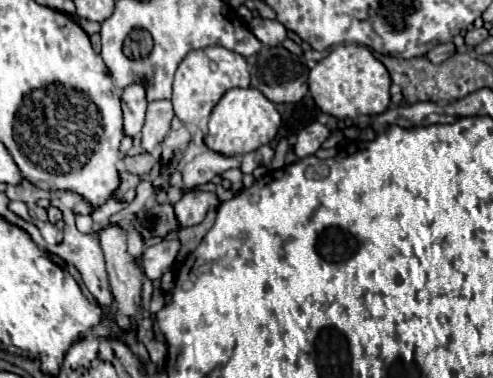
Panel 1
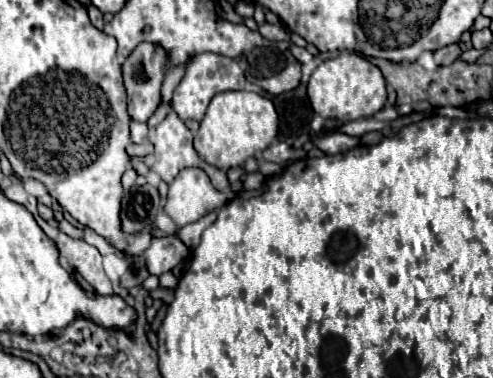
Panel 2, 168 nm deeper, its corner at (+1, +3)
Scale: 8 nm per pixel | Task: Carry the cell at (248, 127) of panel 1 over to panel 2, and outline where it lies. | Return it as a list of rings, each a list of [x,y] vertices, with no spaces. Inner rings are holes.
[[[225,91],[225,93],[217,93],[211,99],[209,109],[207,109],[207,113],[201,121],[199,133],[195,135],[195,151],[209,165],[227,171],[231,167],[243,165],[257,151],[265,151],[271,145],[271,141],[277,137],[277,131],[279,131],[279,117],[277,117],[277,111],[275,111],[273,103],[267,97],[261,97],[259,93],[251,93],[251,91]]]

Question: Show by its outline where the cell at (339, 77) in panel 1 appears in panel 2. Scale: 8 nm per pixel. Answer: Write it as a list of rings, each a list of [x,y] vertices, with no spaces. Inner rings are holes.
[[[341,53],[335,59],[323,61],[311,75],[307,85],[307,97],[313,111],[325,119],[355,121],[361,117],[373,117],[387,101],[385,79],[381,71],[367,59],[355,53]]]

